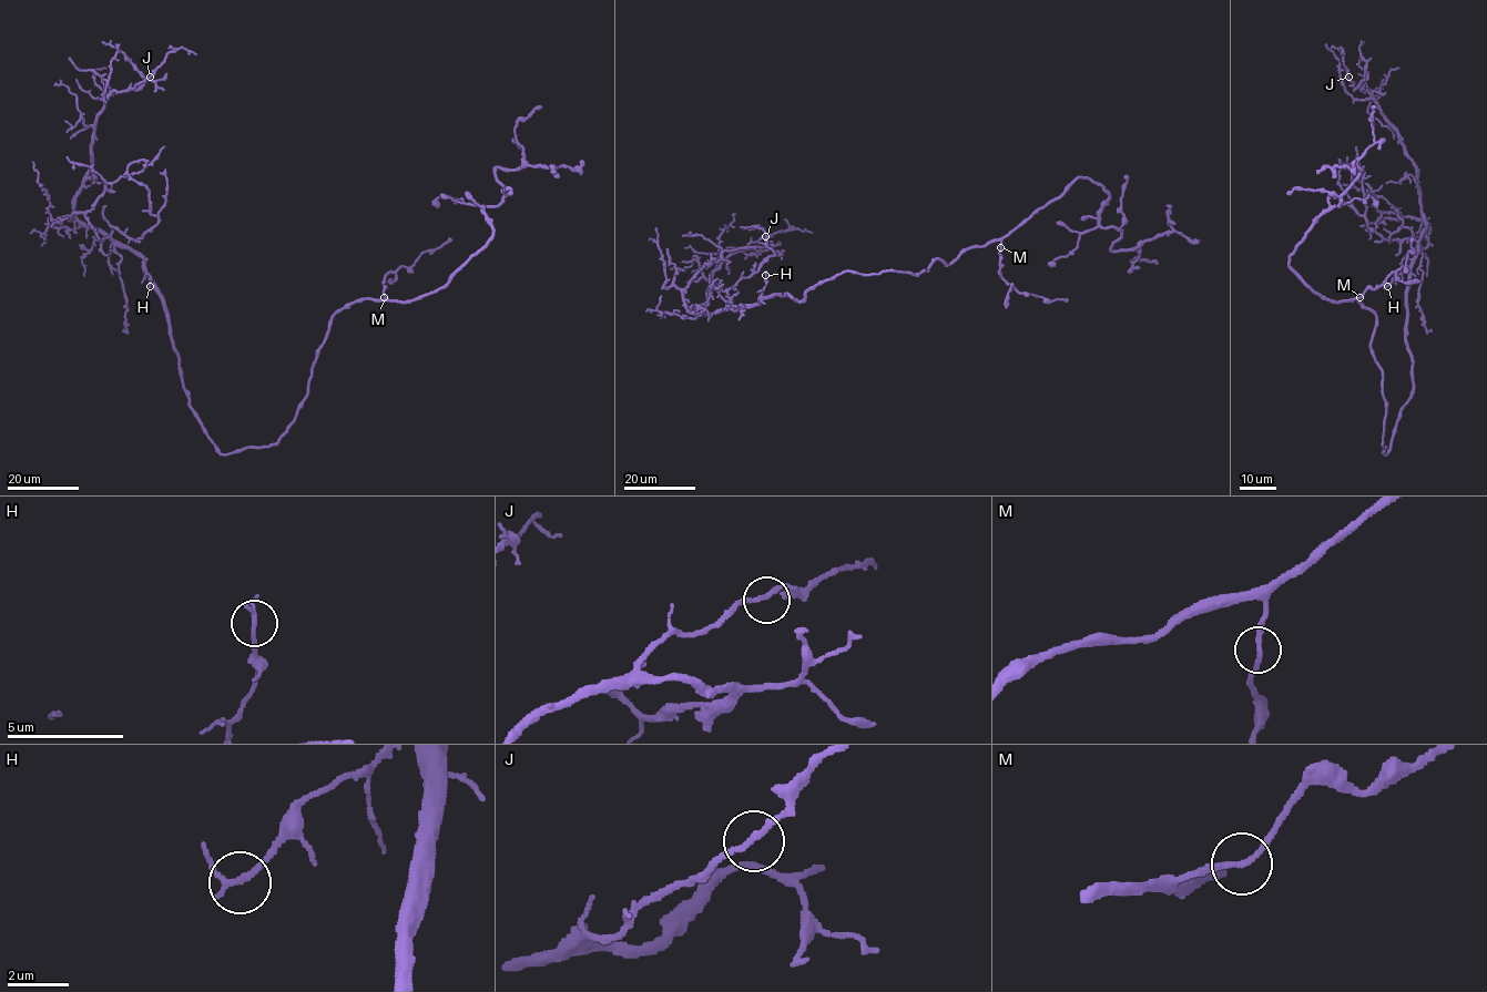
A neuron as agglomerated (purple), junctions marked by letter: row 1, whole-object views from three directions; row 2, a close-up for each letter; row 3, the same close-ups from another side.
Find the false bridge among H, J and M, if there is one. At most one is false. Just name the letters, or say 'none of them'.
none of them

